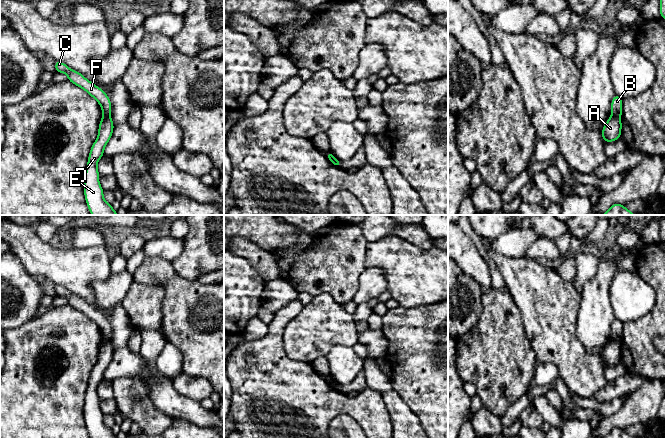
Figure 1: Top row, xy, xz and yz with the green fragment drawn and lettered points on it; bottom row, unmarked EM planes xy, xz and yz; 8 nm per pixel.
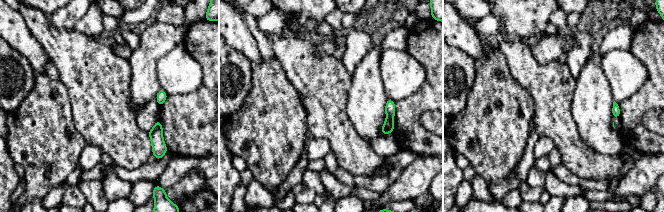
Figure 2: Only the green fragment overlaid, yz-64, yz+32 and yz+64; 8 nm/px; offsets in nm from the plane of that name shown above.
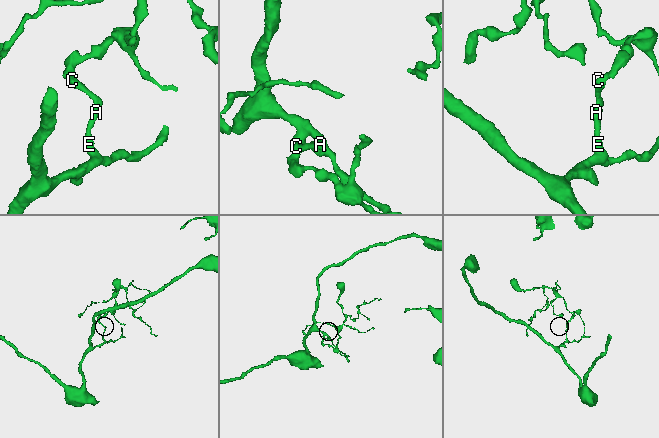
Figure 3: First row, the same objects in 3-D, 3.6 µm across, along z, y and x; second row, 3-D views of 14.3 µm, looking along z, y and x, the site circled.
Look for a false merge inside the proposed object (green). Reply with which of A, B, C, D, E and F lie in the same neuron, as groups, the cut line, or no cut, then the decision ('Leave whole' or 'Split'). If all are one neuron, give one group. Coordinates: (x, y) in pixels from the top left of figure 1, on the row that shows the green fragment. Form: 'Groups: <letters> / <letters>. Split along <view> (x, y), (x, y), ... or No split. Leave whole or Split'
Groups: A D E / B C F. Split along yz (612, 115), (620, 117). Split

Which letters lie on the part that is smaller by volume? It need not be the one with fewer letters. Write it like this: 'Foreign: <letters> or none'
Foreign: B, C, F

